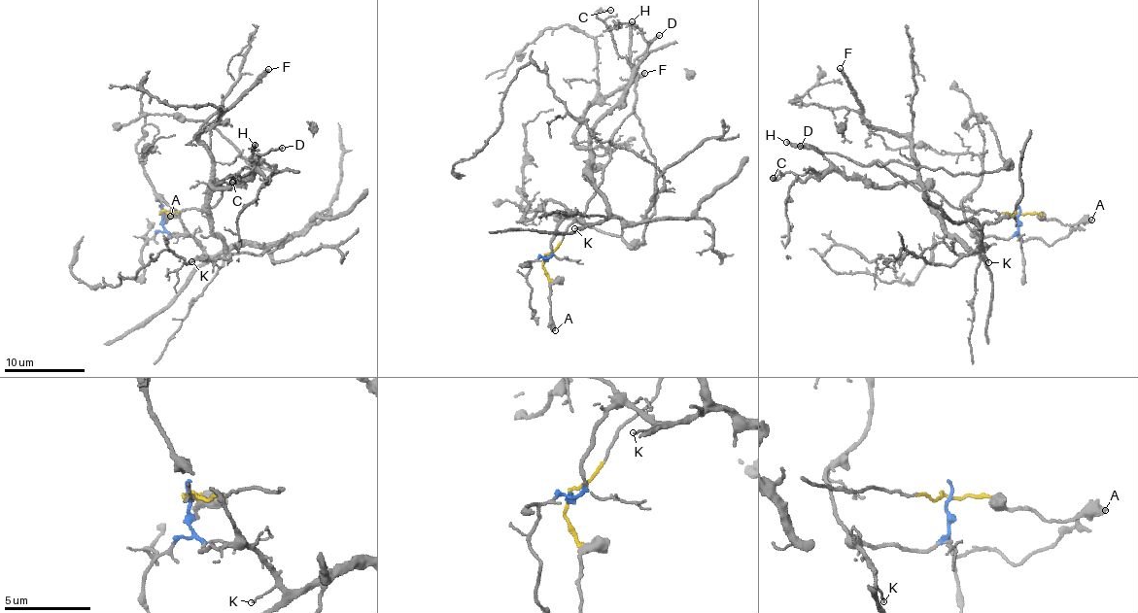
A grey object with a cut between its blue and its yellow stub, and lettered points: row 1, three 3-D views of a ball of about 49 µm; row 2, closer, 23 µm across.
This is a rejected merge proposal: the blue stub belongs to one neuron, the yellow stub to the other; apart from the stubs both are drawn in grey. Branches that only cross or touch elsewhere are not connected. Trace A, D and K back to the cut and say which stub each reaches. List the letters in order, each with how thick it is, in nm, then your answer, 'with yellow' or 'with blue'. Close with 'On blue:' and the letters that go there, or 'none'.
A: 550 nm thick; with yellow
D: 190 nm thick; with yellow
K: 100 nm thick; with blue
On blue: K

